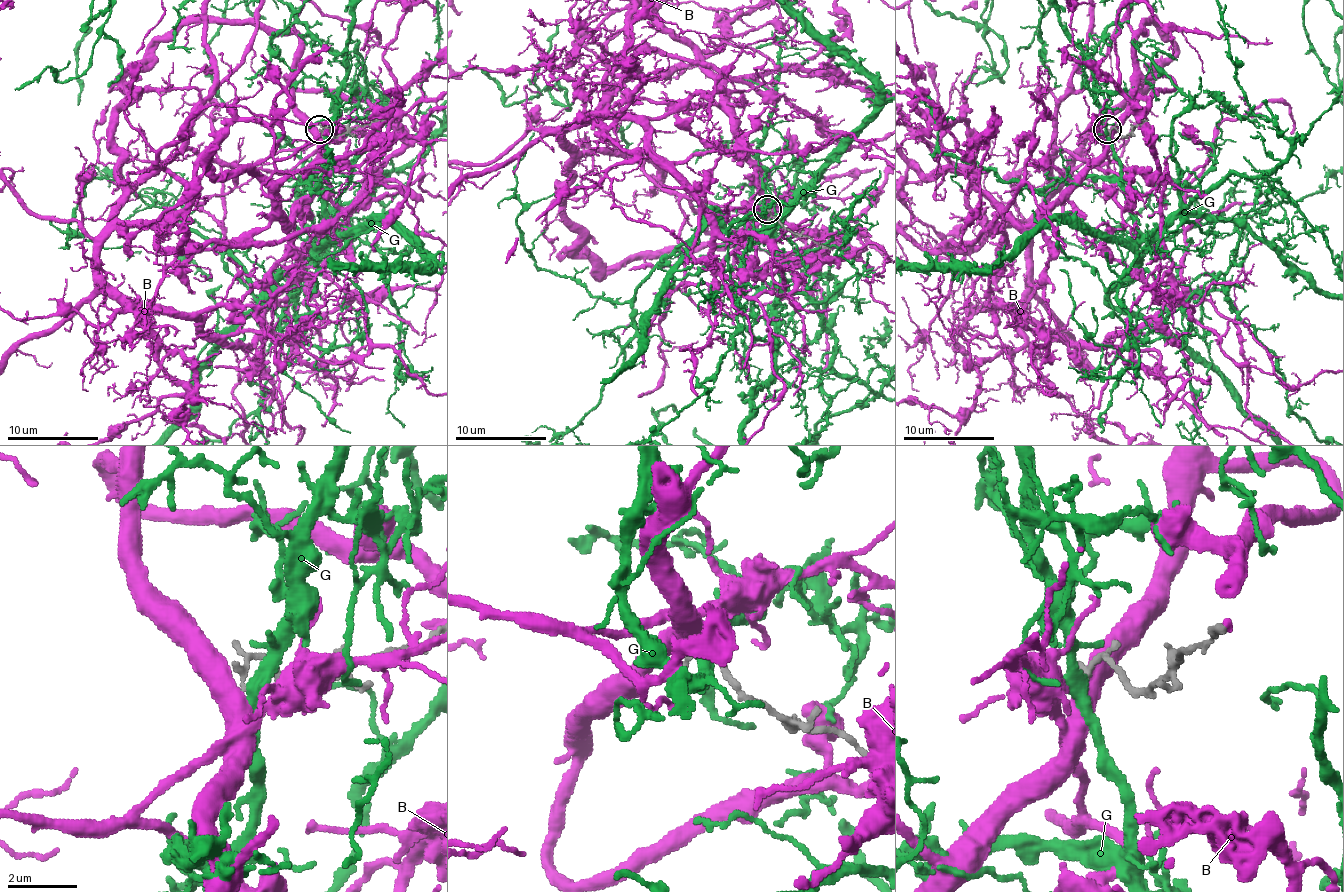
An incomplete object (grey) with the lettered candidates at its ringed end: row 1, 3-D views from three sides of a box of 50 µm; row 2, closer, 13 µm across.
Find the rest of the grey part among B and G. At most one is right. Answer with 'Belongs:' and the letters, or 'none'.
Belongs: none

